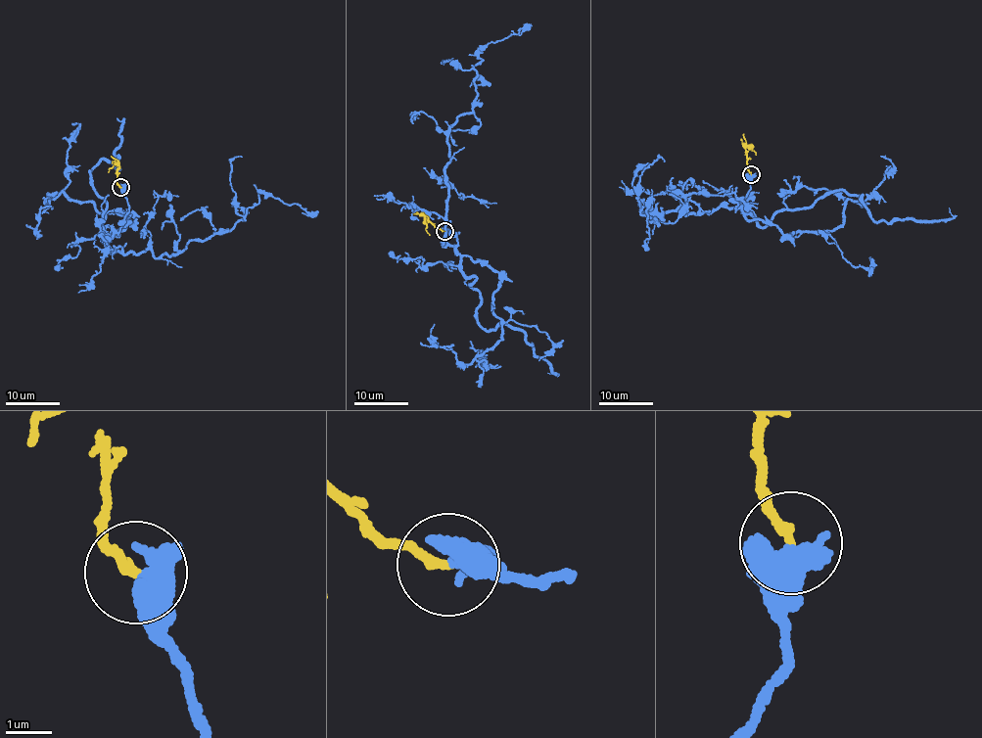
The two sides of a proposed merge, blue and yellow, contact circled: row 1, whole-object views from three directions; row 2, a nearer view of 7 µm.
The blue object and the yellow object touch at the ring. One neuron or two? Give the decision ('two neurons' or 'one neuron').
one neuron

